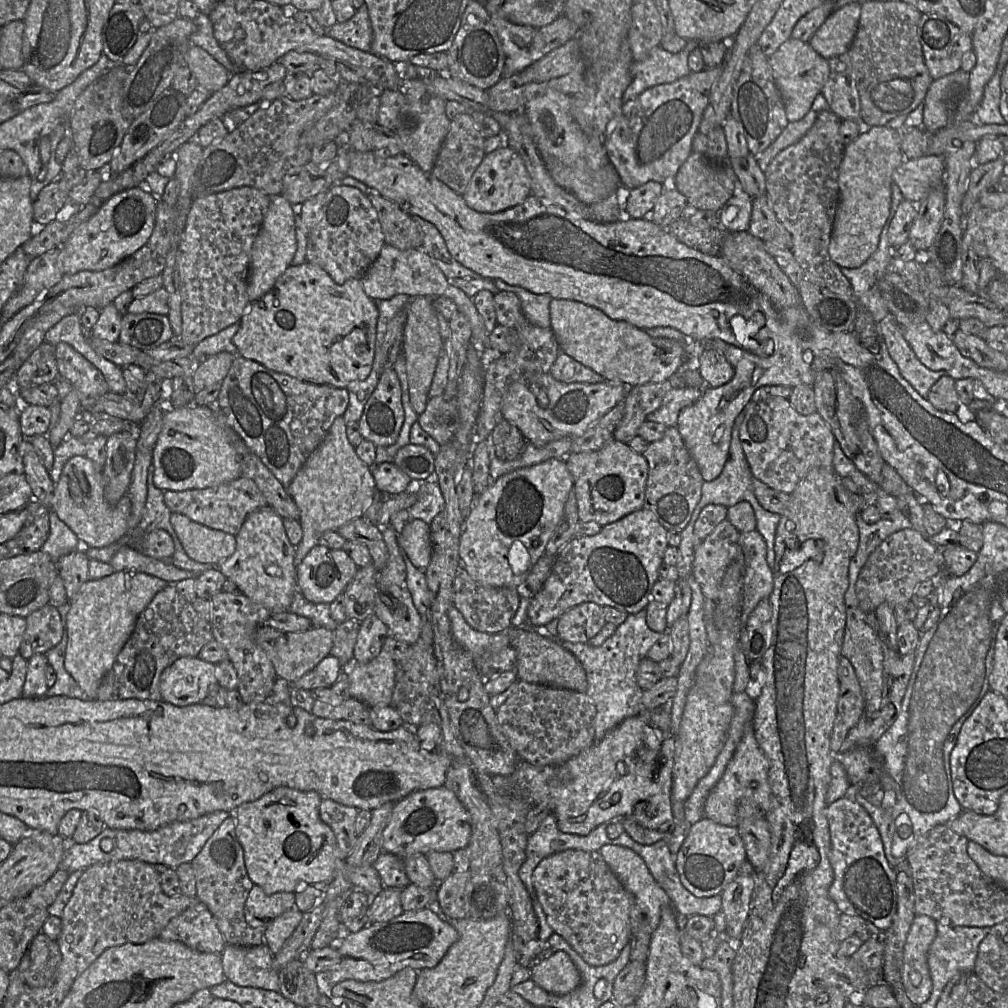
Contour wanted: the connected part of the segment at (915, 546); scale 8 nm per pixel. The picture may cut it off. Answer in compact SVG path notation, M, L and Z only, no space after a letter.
M914 528L903 529L888 536L871 553L859 573L856 593L860 608L864 612L875 612L883 603L893 608L911 601L915 589L923 581L945 577L940 550L928 537Z

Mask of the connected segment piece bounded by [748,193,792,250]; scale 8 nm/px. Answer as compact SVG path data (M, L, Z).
M766 193L752 199L748 232L762 241L769 241L791 250L791 234L778 220Z

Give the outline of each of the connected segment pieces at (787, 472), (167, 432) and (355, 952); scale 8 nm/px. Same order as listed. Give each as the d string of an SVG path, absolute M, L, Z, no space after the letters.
M787 398L750 401L740 425L740 441L753 477L780 492L791 494L812 468L833 470L836 440L831 429L818 412L801 415Z
M210 406L170 408L163 417L162 430L153 450L154 485L162 491L205 489L241 476L242 458L248 451L243 439L227 423L220 423Z
M436 900L428 908L406 911L389 921L370 923L349 934L336 948L341 955L340 963L325 972L329 982L334 986L344 980L382 981L406 967L416 970L435 967L458 939L456 929L442 916Z

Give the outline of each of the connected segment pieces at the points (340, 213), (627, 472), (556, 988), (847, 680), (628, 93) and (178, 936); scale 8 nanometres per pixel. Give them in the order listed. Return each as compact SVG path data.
M335 185L327 191L321 217L309 234L307 261L325 270L338 284L360 279L378 258L385 236L369 197L353 186Z
M611 439L599 450L569 453L565 463L573 476L578 517L581 522L597 522L606 526L643 508L648 462L626 443Z
M555 950L551 956L541 961L535 957L530 972L530 979L536 985L554 995L571 992L582 980L579 970L563 950Z
M841 656L839 659L838 678L840 692L837 703L837 715L834 722L830 747L838 753L848 733L857 725L864 712L862 690L851 662Z
M687 40L685 48L678 53L671 53L658 45L642 60L633 61L630 67L631 83L623 94L623 102L638 97L648 88L675 82L691 73L688 57L699 44L695 40Z
M197 902L174 917L159 934L162 940L179 941L202 953L218 953L227 943L207 906Z

